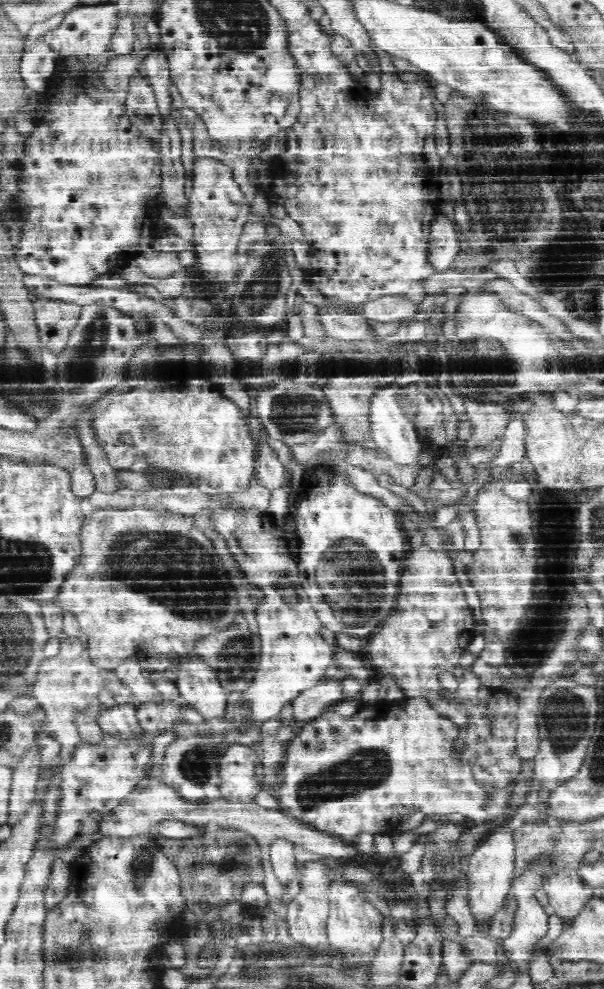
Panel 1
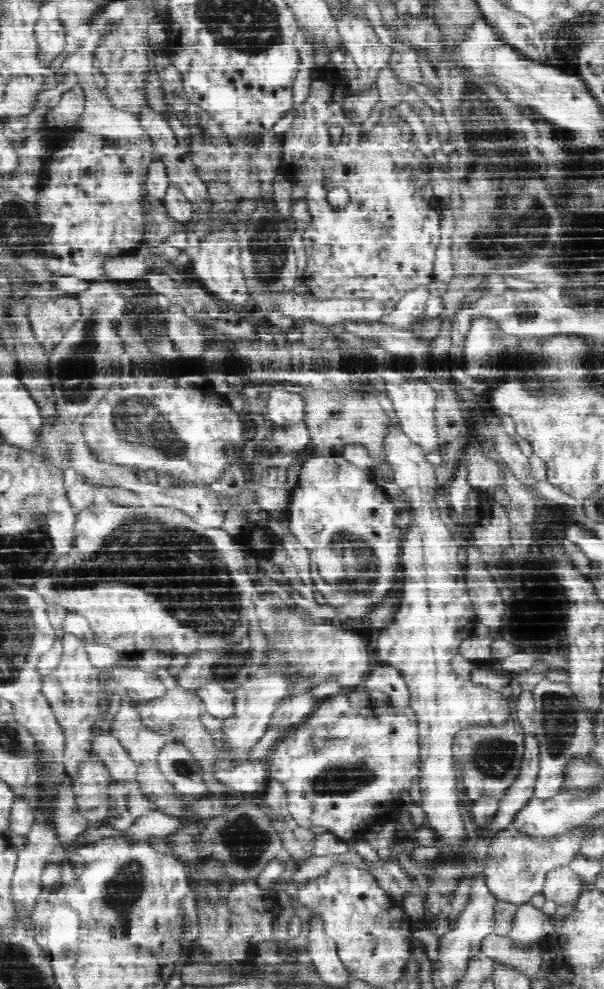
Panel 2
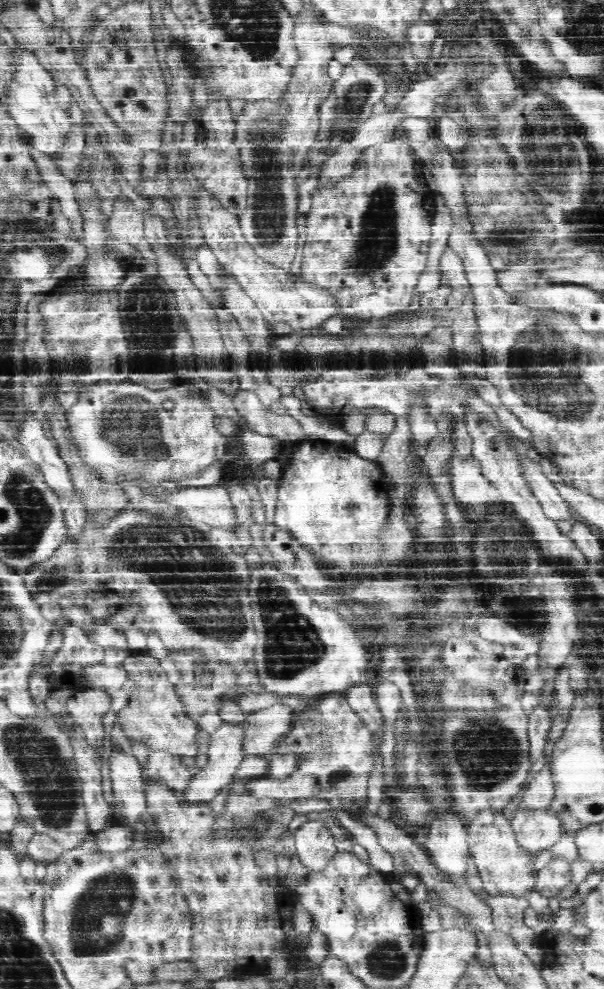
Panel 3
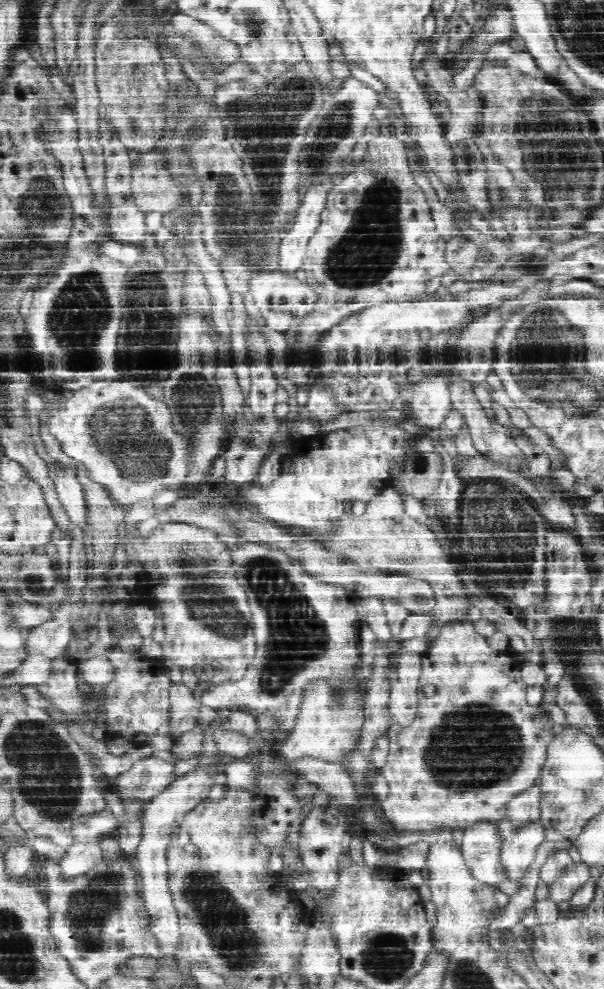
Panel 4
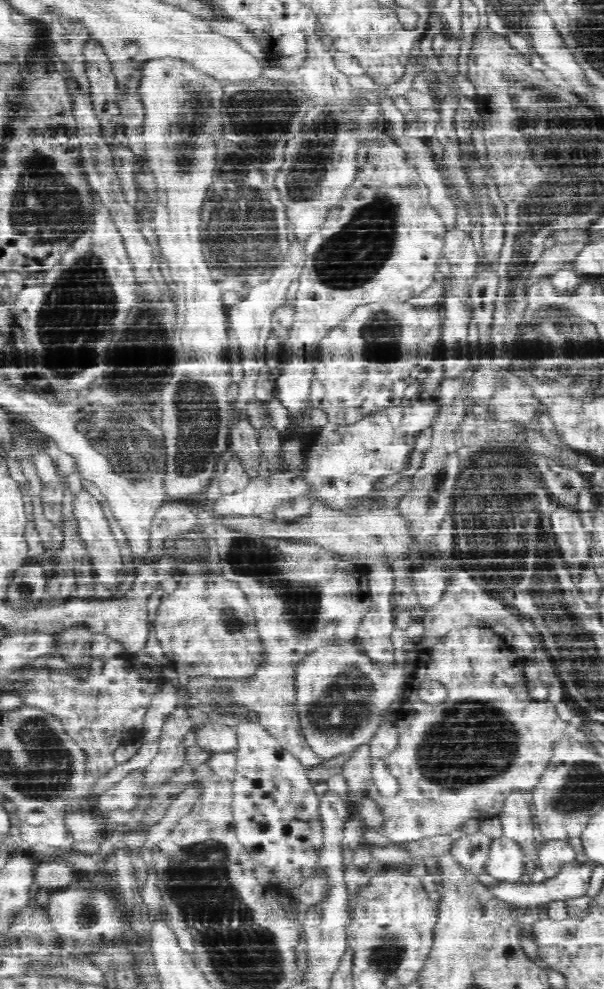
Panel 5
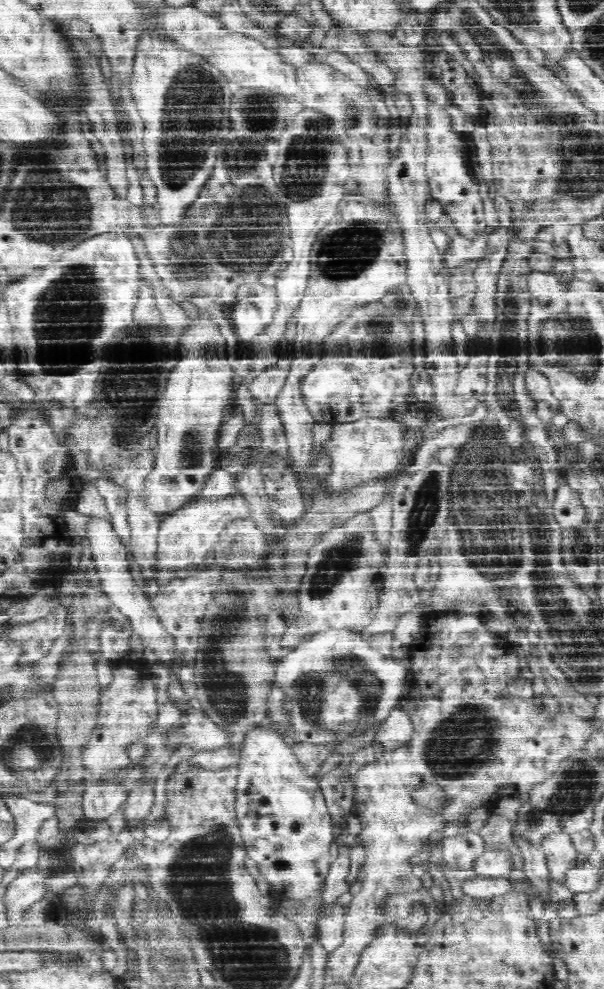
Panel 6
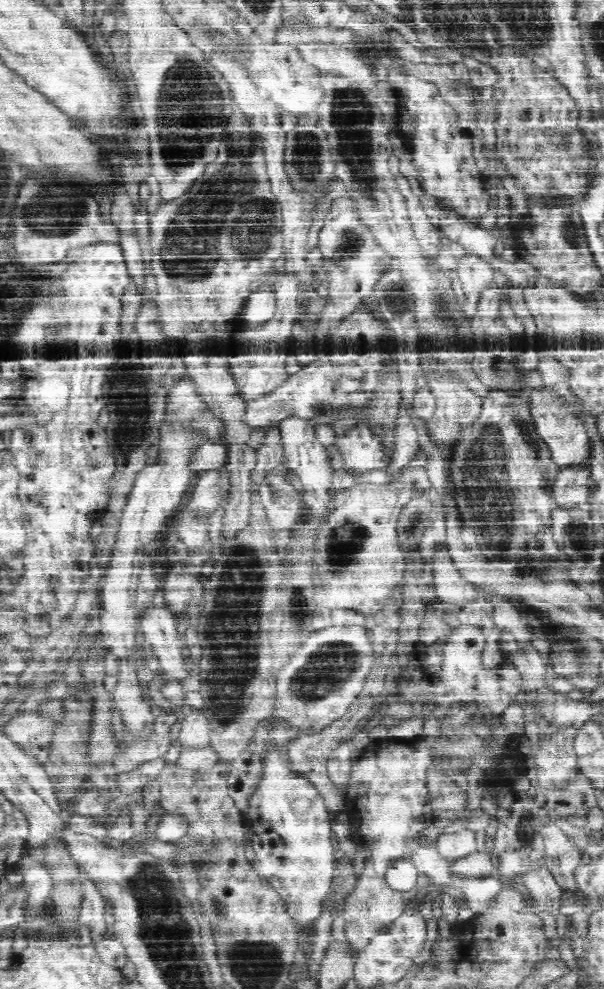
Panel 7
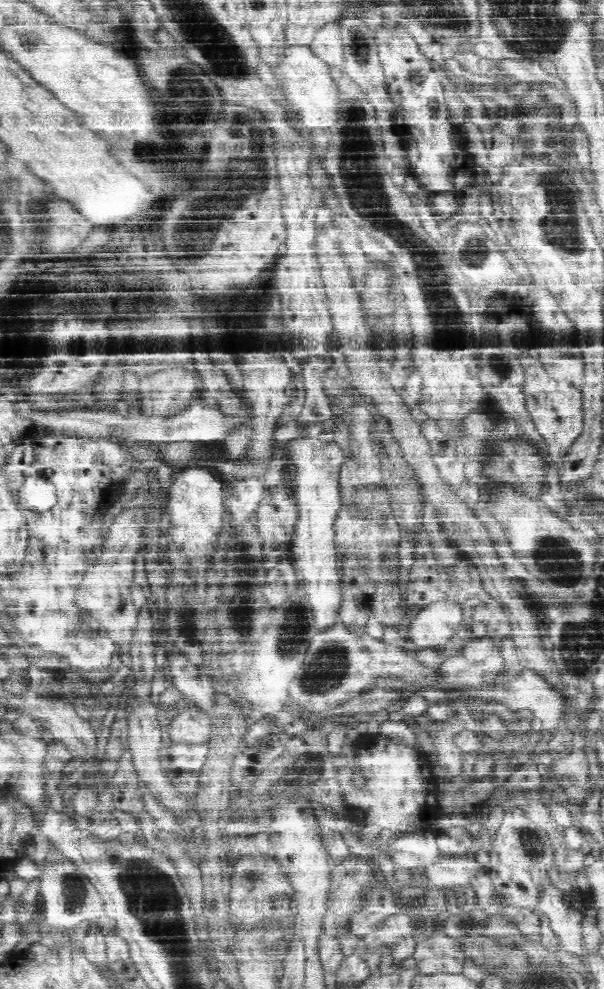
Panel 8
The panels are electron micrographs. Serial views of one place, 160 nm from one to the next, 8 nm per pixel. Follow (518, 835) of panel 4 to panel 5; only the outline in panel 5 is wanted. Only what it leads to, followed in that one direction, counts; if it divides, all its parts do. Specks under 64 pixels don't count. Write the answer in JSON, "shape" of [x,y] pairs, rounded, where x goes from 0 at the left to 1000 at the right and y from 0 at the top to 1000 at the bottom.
{"shape":[[[831,845],[813,850],[801,880],[821,890],[861,892],[869,872],[861,856],[848,848]]]}

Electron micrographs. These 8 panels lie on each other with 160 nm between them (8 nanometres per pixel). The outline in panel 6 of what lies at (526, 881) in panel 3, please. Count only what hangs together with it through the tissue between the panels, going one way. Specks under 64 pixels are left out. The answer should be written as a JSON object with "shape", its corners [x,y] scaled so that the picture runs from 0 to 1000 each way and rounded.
{"shape":[[[786,841],[735,846],[730,849],[735,876],[745,879],[778,880],[785,870],[803,860],[801,848]]]}

